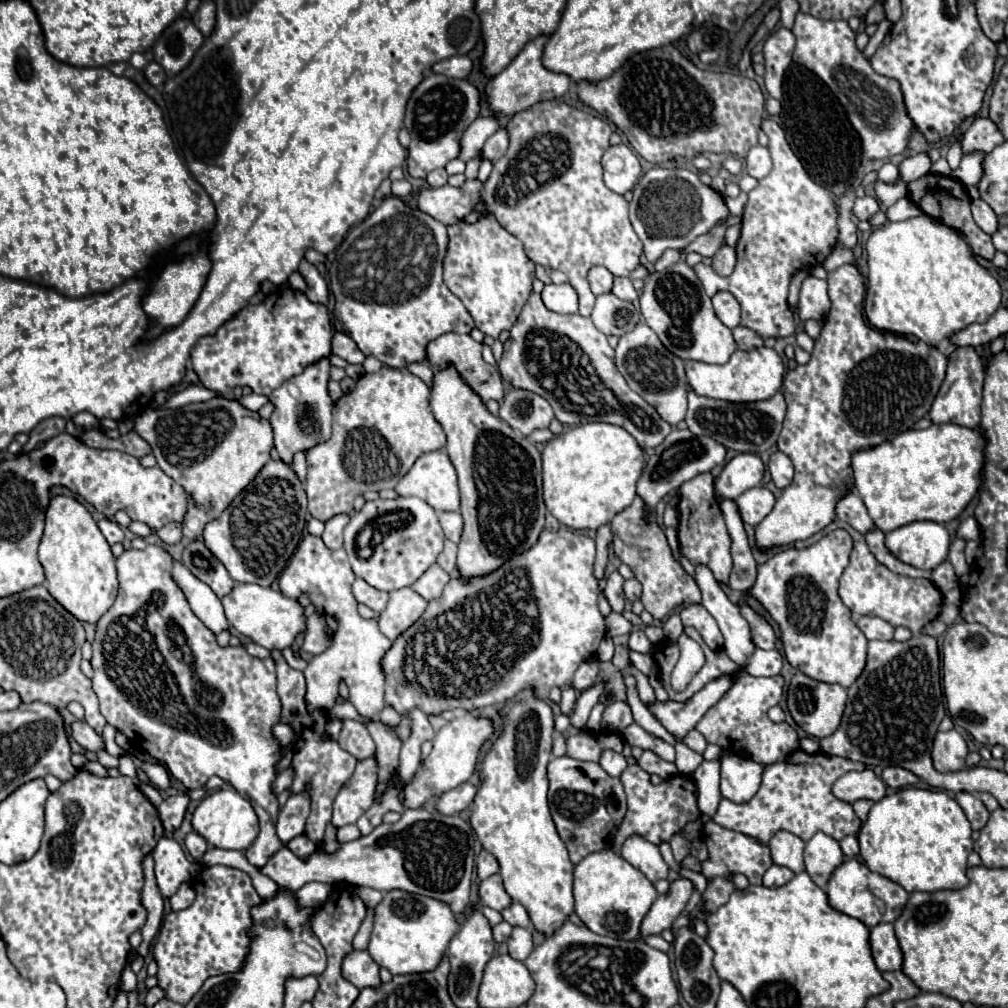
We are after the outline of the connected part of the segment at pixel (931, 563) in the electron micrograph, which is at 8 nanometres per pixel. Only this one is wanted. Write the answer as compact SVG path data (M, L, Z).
M913 522L885 534L887 550L921 570L933 570L945 562L949 544L949 532L937 522Z

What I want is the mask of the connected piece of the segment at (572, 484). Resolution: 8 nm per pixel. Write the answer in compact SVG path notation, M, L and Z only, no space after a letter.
M581 424L543 448L543 500L547 510L567 528L597 530L635 498L635 484L645 458L631 434L613 424Z

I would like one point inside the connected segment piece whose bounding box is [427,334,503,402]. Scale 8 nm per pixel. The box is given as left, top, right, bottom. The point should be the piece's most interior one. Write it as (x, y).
(461, 350)

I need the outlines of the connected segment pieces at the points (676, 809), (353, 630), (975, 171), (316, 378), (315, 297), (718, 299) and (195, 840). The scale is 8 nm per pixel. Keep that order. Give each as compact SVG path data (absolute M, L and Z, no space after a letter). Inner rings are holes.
M631 764L621 774L621 782L627 794L627 816L613 840L613 852L617 854L621 852L623 842L631 836L643 836L647 842L659 846L661 842L669 842L673 834L681 832L685 824L701 818L701 810L697 806L699 792L691 776L673 776L661 784L653 784L649 780L649 774L639 764Z
M307 534L295 550L287 568L283 570L279 588L287 598L293 600L301 594L307 594L317 614L333 616L339 622L331 646L323 654L315 656L303 670L307 678L307 704L311 704L311 708L331 710L337 698L337 686L345 682L349 686L349 700L357 708L357 712L361 716L373 718L385 706L385 670L381 666L381 660L391 648L391 640L387 640L387 636L379 632L377 620L363 620L359 616L357 600L351 592L353 582L355 574L345 550L331 550L319 536Z
M975 152L975 154L967 154L959 168L955 172L951 172L951 176L955 180L959 180L961 184L965 186L975 186L979 182L979 176L981 176L981 162L983 162L983 154L981 152Z
M323 358L311 366L307 366L299 376L293 376L291 380L283 382L275 392L271 392L269 402L275 406L269 424L273 428L273 440L275 448L283 462L293 460L293 454L297 450L309 450L319 442L325 442L331 436L331 410L333 400L327 394L327 382L329 382L329 360Z
M301 260L299 264L299 274L305 278L307 282L307 298L311 302L321 302L321 304L327 304L329 300L329 288L327 288L327 282L323 280L323 276L319 274L319 270L315 268L315 264L307 262L307 260Z
M717 292L713 296L713 308L717 318L727 326L727 328L735 328L739 326L739 302L735 300L735 296L731 292Z
M189 832L187 838L185 838L185 846L189 850L189 854L195 858L195 860L201 860L201 856L207 852L207 840L197 834L197 832Z

